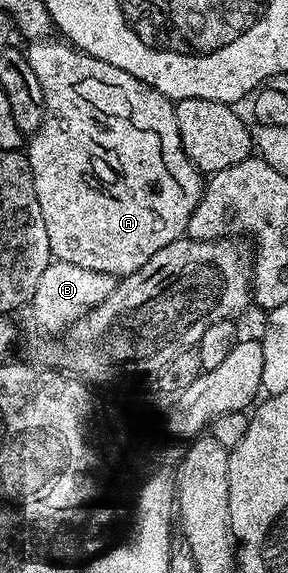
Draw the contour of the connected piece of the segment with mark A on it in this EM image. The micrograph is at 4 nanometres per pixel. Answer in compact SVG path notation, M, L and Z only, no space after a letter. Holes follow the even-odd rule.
M55 38L37 39L29 42L26 54L30 61L30 69L34 69L34 77L38 77L38 85L42 85L42 97L44 98L44 120L42 125L26 143L28 164L34 177L34 193L38 193L38 205L42 205L42 221L46 221L46 237L50 237L50 249L56 259L70 261L70 265L82 265L82 269L94 269L98 273L110 273L117 277L133 275L158 249L166 249L175 239L185 238L188 222L195 207L199 203L200 196L204 192L205 180L202 172L188 160L182 145L182 137L178 133L178 121L176 120L176 108L173 100L166 98L162 93L155 91L150 85L138 81L126 69L118 69L106 61L98 61L94 57L76 50L67 42L55 43ZM116 139L124 147L132 143L136 151L140 151L140 159L115 159L112 154L116 151Z

